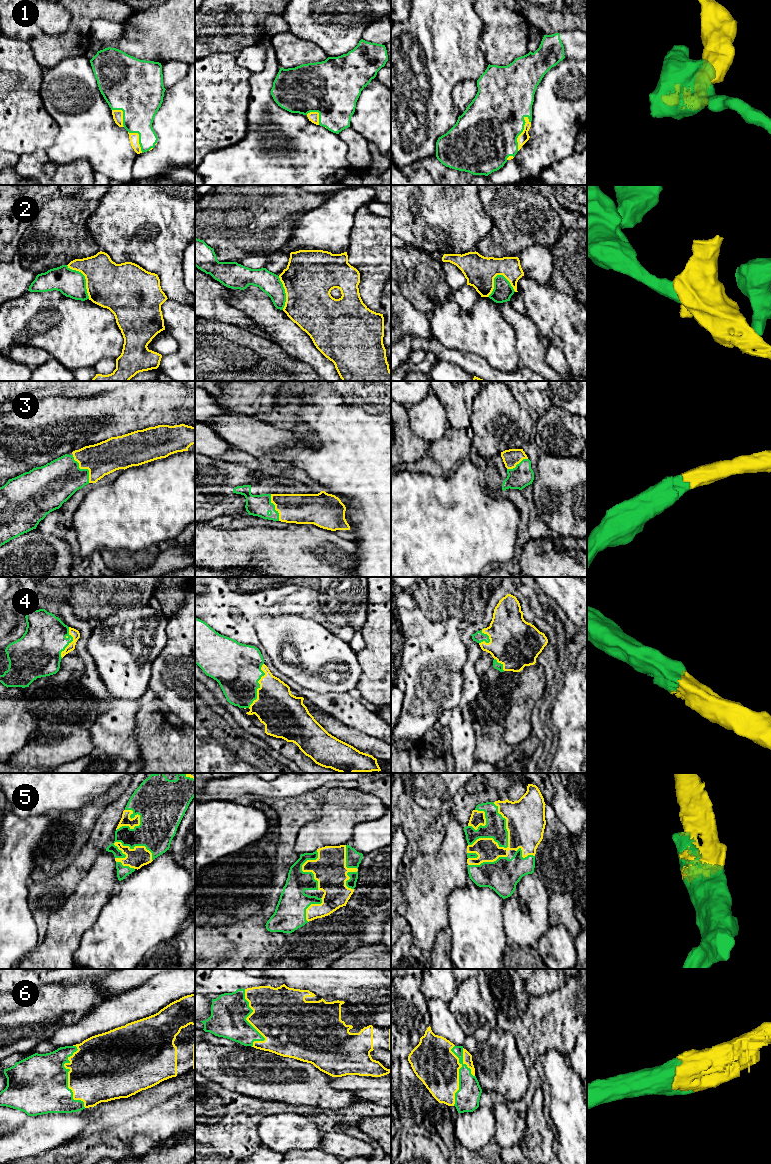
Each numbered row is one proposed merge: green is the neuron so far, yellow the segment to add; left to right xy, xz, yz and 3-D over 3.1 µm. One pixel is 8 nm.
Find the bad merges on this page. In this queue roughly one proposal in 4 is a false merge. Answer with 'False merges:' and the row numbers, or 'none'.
False merges: 2

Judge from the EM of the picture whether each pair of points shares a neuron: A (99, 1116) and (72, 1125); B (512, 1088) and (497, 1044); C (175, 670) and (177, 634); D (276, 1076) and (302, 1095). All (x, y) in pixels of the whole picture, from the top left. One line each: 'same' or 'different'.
A: different
B: same
C: same
D: same

